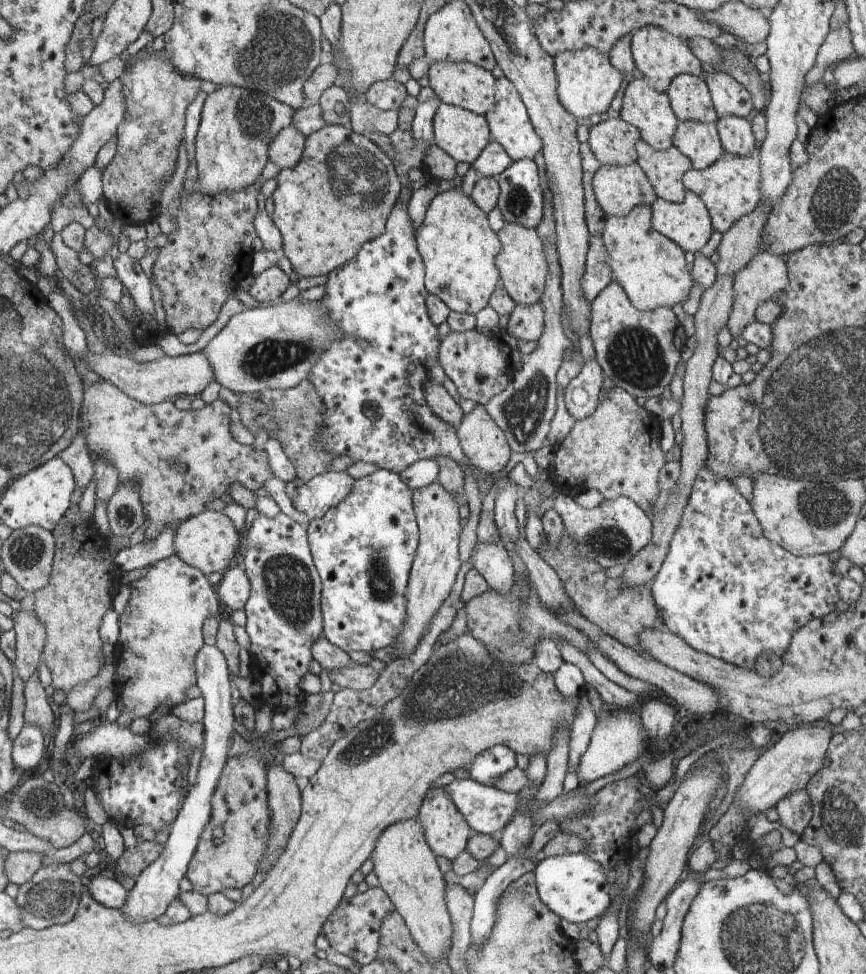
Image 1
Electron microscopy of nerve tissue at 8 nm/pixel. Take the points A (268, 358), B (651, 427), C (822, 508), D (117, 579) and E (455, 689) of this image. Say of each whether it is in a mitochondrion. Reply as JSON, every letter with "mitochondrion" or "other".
{"A":"mitochondrion","B":"other","C":"mitochondrion","D":"other","E":"mitochondrion"}

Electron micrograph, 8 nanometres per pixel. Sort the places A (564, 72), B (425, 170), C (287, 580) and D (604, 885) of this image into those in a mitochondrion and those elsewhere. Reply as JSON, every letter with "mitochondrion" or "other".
{"A":"other","B":"other","C":"mitochondrion","D":"other"}

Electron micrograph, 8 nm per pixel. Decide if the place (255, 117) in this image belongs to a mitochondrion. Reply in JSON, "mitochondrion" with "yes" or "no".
{"mitochondrion":"yes"}

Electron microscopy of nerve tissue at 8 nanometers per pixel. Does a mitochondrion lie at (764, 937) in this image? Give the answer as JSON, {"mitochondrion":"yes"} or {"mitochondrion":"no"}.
{"mitochondrion":"yes"}

